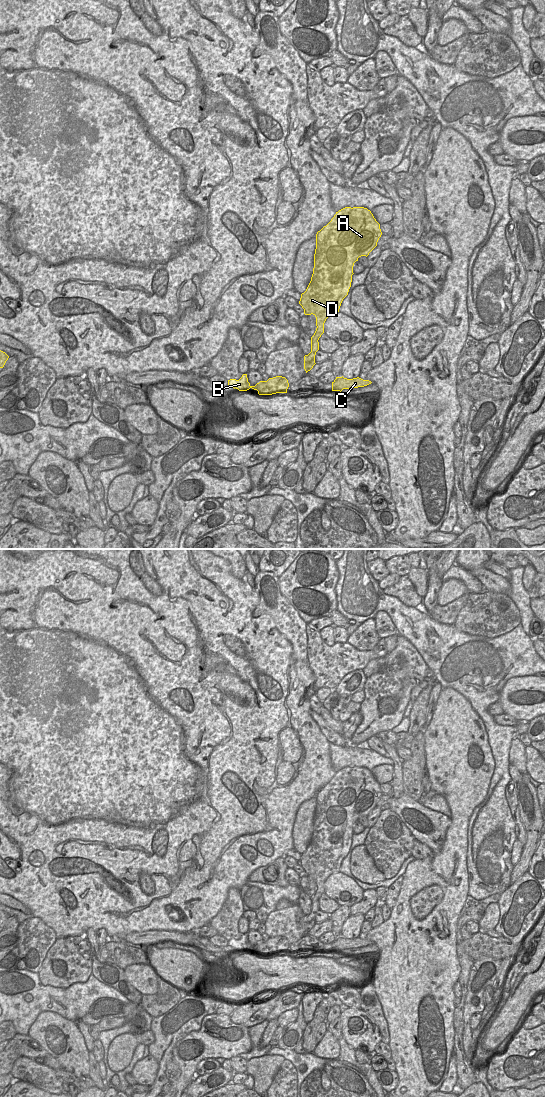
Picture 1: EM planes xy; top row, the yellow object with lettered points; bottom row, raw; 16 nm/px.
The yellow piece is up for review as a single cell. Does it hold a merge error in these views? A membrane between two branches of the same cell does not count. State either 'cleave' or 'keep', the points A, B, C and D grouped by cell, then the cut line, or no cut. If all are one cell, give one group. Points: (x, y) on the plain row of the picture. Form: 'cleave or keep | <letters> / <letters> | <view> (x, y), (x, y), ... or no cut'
cleave | A D / B C | xy (270, 938), (271, 943), (277, 945), (281, 952)

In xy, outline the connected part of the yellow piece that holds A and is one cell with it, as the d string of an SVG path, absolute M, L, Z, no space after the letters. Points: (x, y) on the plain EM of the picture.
M345 767L334 775L331 781L316 794L314 828L311 841L299 864L305 875L316 877L316 891L311 897L311 912L304 916L304 929L310 931L315 923L315 915L319 910L319 898L324 893L324 883L331 875L339 872L343 859L351 847L353 826L361 816L368 816L377 806L382 792L370 770L364 767Z

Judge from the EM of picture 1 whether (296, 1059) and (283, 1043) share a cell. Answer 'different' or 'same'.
different

